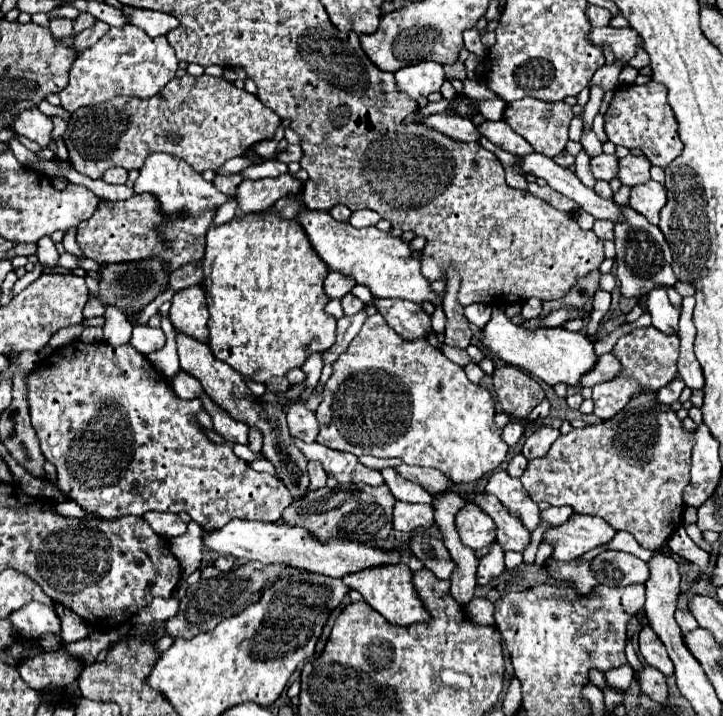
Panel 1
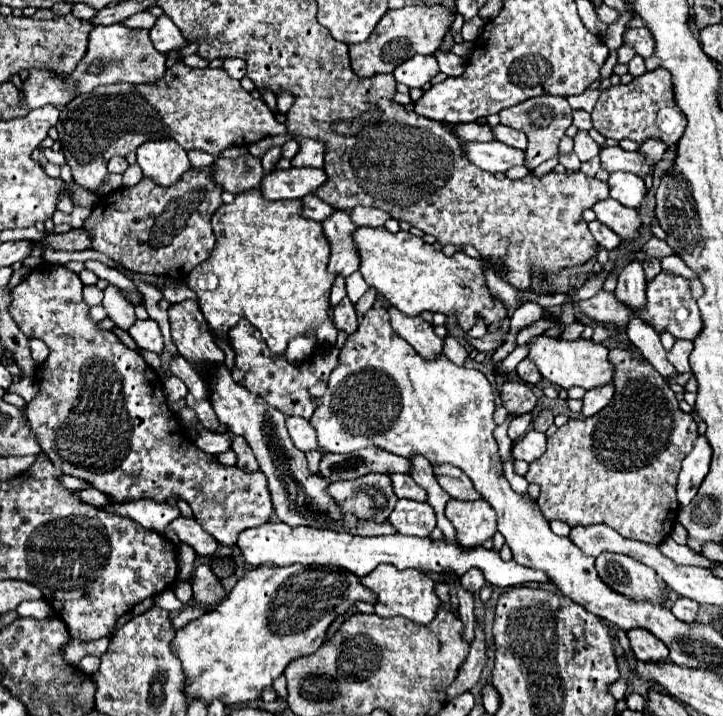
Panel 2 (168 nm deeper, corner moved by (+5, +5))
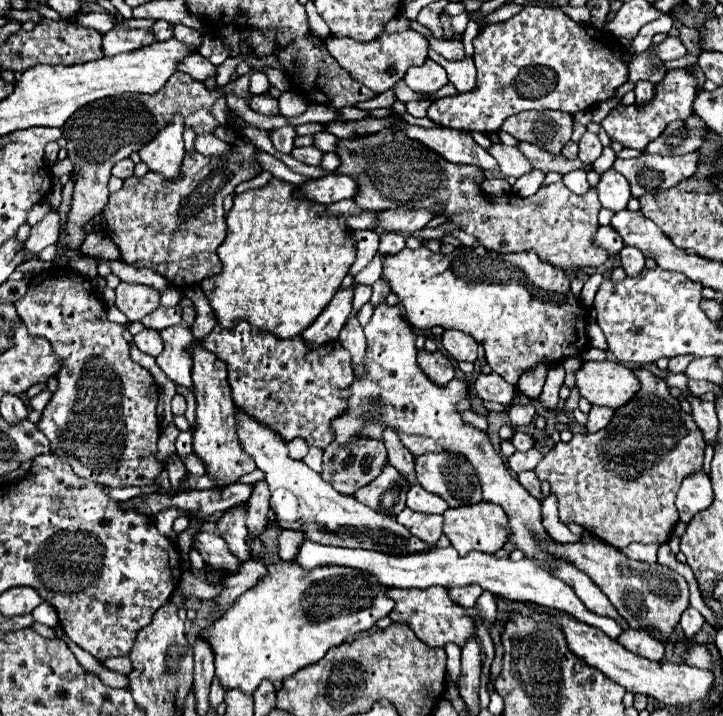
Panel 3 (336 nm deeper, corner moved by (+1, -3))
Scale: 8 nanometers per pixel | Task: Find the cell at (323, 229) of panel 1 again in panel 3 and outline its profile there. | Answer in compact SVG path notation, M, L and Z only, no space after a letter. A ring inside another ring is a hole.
M425 246L417 250L403 248L397 254L383 256L383 278L391 292L397 294L405 318L415 330L441 326L473 336L483 344L487 364L493 372L501 374L511 384L541 360L559 362L567 356L577 356L587 348L587 310L581 306L579 298L571 294L569 276L561 268L541 262L533 250L521 254L497 254L483 246L467 246L457 248L451 254L433 254Z

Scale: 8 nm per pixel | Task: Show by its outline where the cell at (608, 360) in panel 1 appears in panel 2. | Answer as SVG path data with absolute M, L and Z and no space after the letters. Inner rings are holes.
M613 348L609 352L609 360L613 362L613 366L617 368L617 376L615 376L615 388L617 388L617 394L621 394L621 410L601 410L601 414L596 414L585 420L569 420L565 426L557 428L557 431L551 438L547 438L547 450L541 458L537 458L535 462L529 464L529 472L525 474L525 480L531 482L531 484L539 484L541 486L541 494L537 498L537 504L543 512L543 516L547 520L563 520L567 522L569 526L577 526L577 524L583 524L583 526L589 526L589 524L605 524L609 528L613 528L615 532L619 532L623 538L635 538L635 540L641 540L641 542L647 542L647 544L661 544L673 530L673 524L677 522L677 510L679 510L679 502L675 498L675 486L677 486L677 476L679 476L679 470L681 470L681 462L683 458L689 454L689 450L693 448L695 440L697 440L697 424L693 420L691 414L685 414L679 406L677 406L677 398L673 394L673 390L669 388L669 384L665 382L665 378L661 378L661 374L645 360L637 360L637 356L631 356L627 350L621 350L621 348ZM594 438L599 440L615 440L615 442L605 442L605 444L611 444L607 448L594 448Z

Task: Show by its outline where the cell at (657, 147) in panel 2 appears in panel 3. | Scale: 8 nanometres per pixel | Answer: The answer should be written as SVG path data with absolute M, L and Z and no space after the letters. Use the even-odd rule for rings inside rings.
M689 116L687 122L675 120L665 128L665 132L647 144L649 154L673 154L683 156L701 146L701 140L705 136L705 124L697 116Z

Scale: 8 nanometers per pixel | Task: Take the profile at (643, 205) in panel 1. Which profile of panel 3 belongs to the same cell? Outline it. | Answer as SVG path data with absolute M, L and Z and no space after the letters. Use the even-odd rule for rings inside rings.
M607 170L601 176L601 182L597 184L597 192L599 192L599 202L603 204L603 208L619 212L627 208L627 202L631 198L629 192L629 182L625 176L621 176L615 170Z

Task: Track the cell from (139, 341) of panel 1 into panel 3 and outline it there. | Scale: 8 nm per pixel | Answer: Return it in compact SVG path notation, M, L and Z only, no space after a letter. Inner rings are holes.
M147 328L147 330L143 330L141 334L137 334L133 340L135 340L135 344L137 344L137 348L139 348L141 352L145 352L145 354L149 354L149 356L153 356L153 358L155 358L157 354L161 354L161 350L163 350L161 336L159 336L157 330Z

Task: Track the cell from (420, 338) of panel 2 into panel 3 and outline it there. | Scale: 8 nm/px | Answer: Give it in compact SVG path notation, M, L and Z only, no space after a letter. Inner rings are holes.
M425 348L419 350L417 354L417 362L421 366L421 370L439 386L447 384L449 380L455 378L455 366L453 360L449 360L449 356L445 356L443 350L435 350L429 352Z

